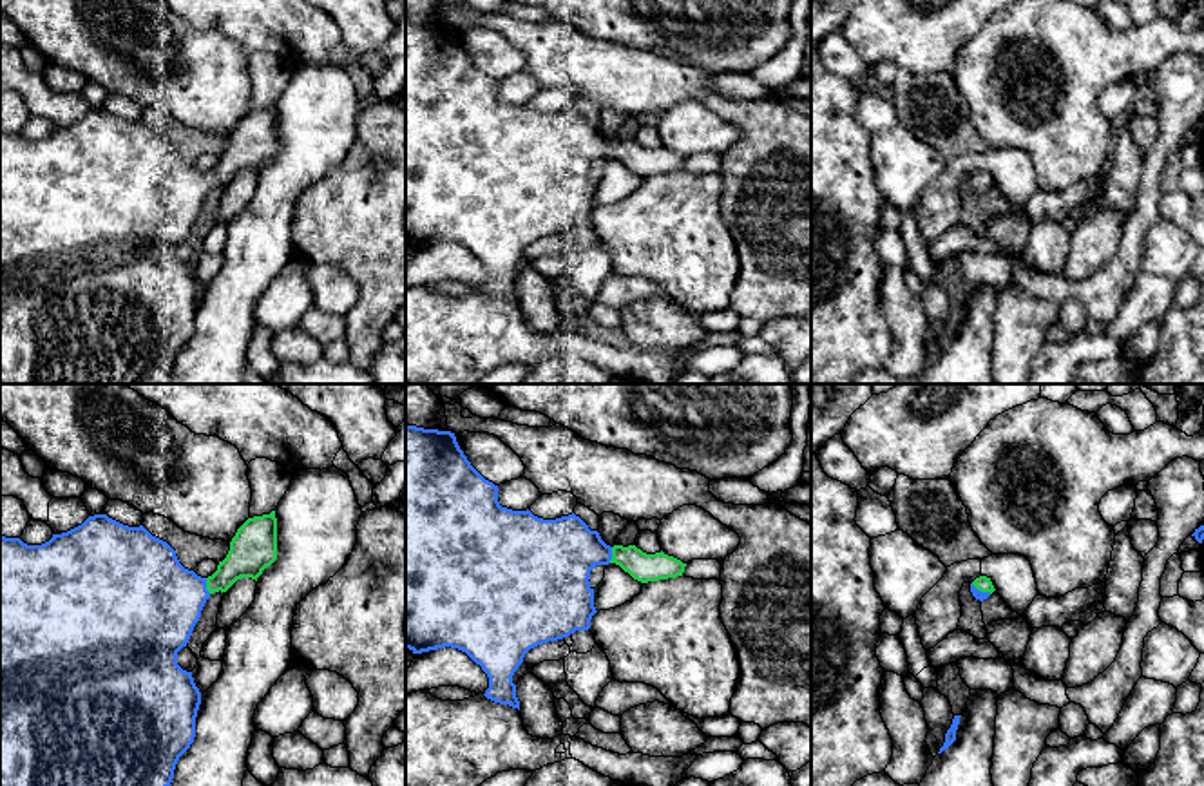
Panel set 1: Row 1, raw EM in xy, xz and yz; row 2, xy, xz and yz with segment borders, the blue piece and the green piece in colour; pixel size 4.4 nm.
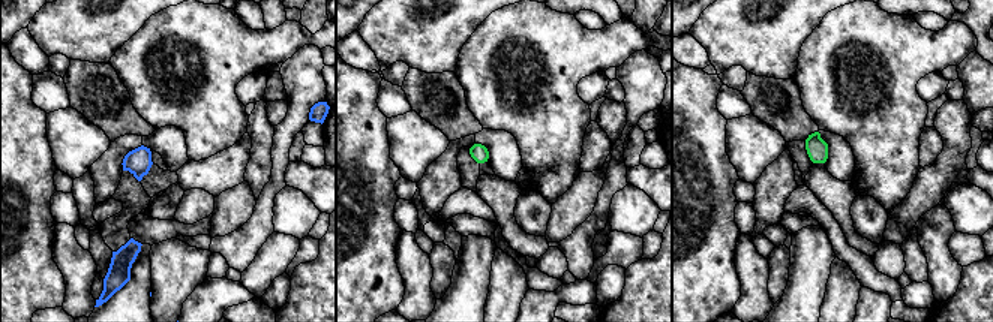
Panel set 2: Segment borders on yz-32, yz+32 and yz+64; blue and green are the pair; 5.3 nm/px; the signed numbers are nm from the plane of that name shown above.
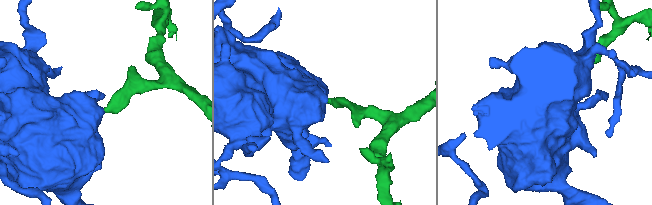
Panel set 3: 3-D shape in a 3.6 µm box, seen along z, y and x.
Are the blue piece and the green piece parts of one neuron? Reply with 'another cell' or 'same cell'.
same cell

